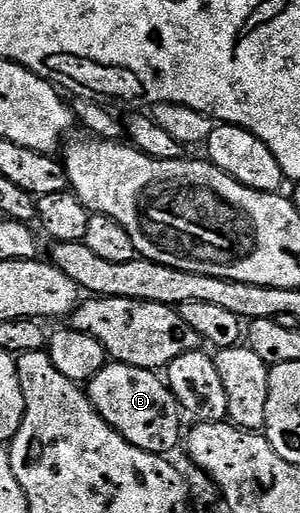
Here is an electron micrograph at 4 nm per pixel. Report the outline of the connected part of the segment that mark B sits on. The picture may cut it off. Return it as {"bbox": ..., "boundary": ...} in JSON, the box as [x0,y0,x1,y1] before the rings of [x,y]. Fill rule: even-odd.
{"bbox":[87,363,183,455],"boundary":[[[107,363],[87,383],[87,392],[91,404],[103,415],[110,427],[123,435],[123,439],[148,453],[169,455],[178,448],[176,445],[180,441],[182,444],[183,441],[183,410],[173,392],[169,390],[168,384],[157,377],[160,376],[152,369]]]}

